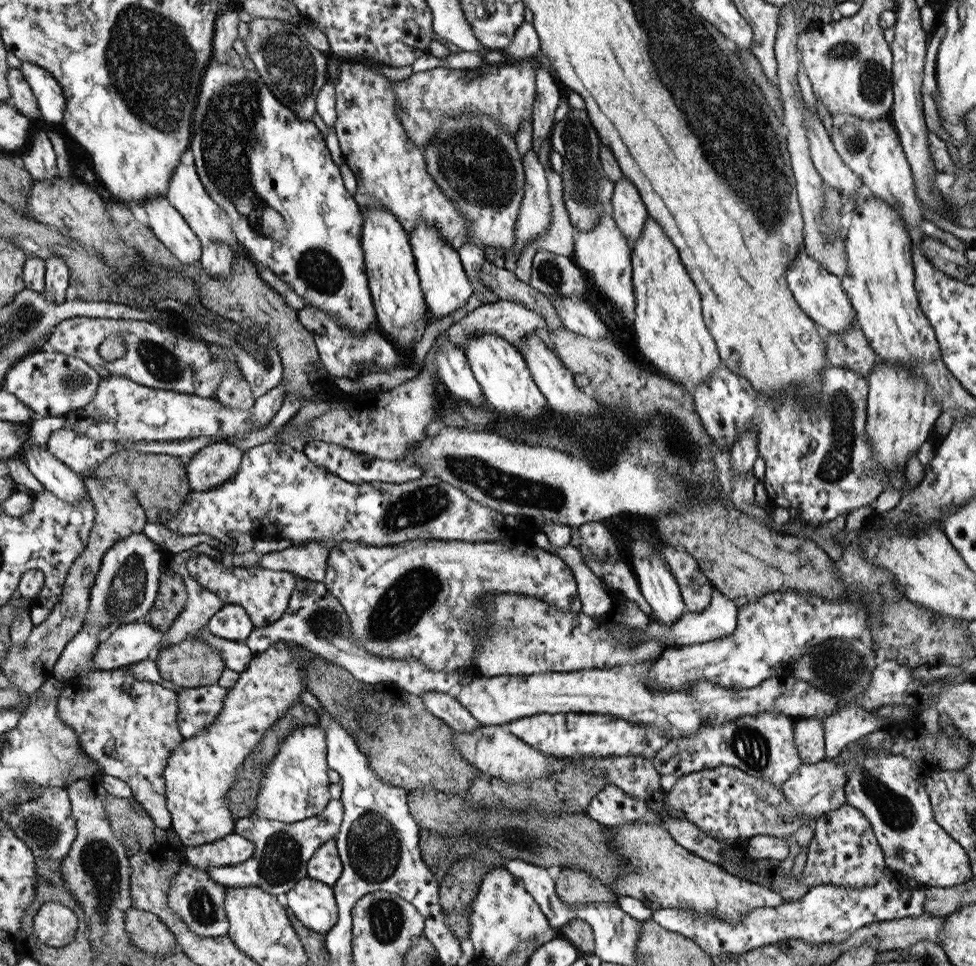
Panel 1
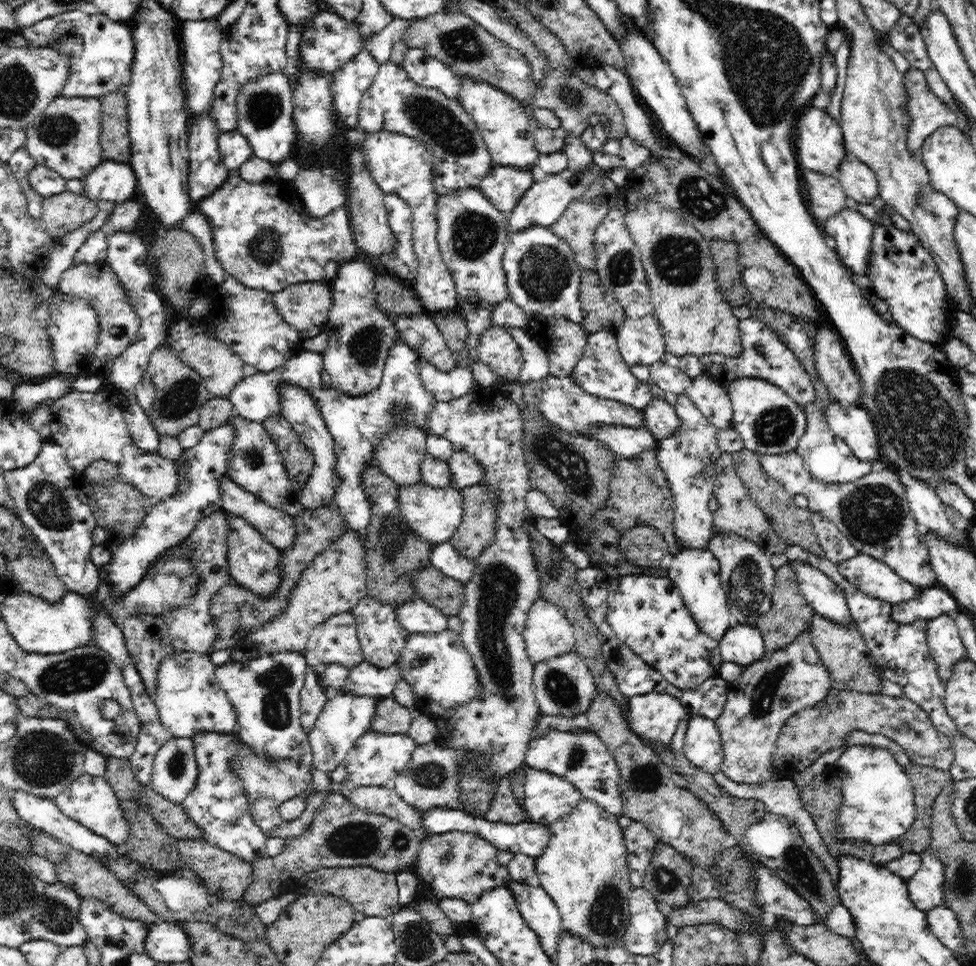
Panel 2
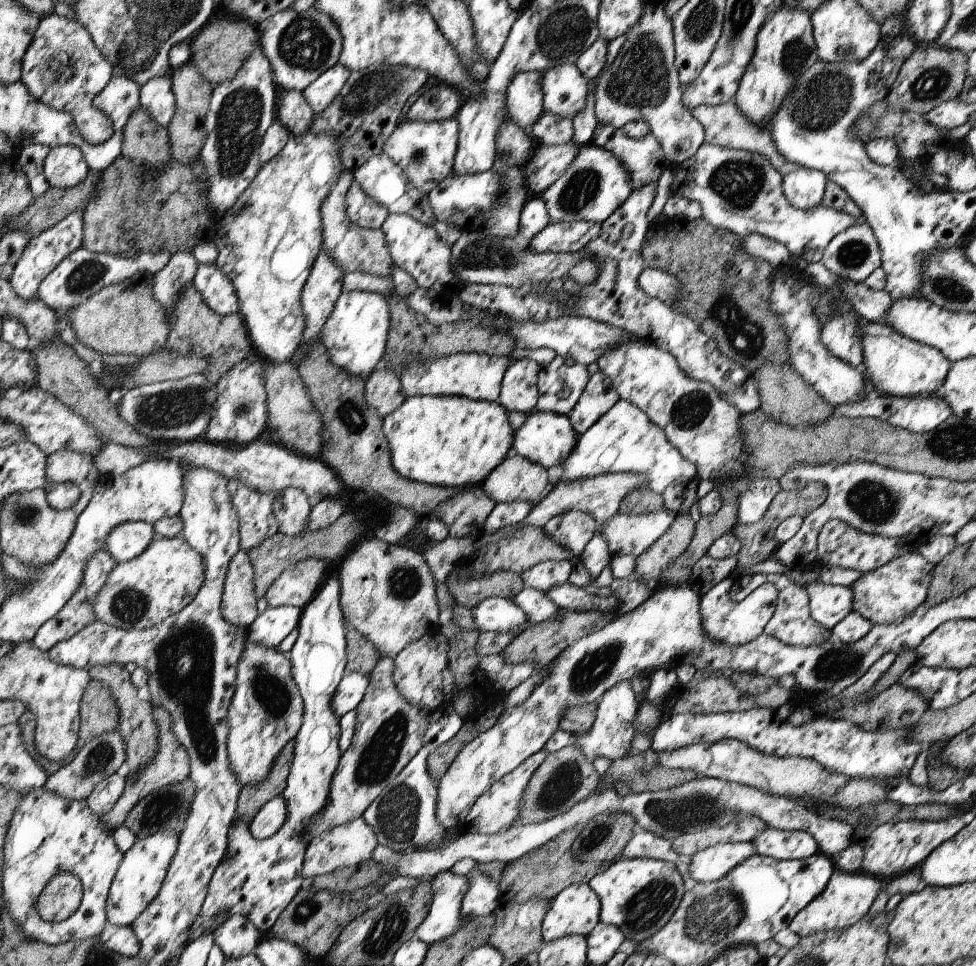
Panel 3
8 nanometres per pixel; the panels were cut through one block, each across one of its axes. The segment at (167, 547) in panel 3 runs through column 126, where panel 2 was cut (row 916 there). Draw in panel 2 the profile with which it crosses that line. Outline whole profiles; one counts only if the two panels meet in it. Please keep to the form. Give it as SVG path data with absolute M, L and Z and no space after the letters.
M582 798L564 818L548 825L549 844L542 855L536 858L540 886L558 907L563 928L570 934L583 938L591 946L623 945L624 932L630 920L628 898L633 886L630 883L624 830L618 825L618 819L618 816L608 813L594 800Z

